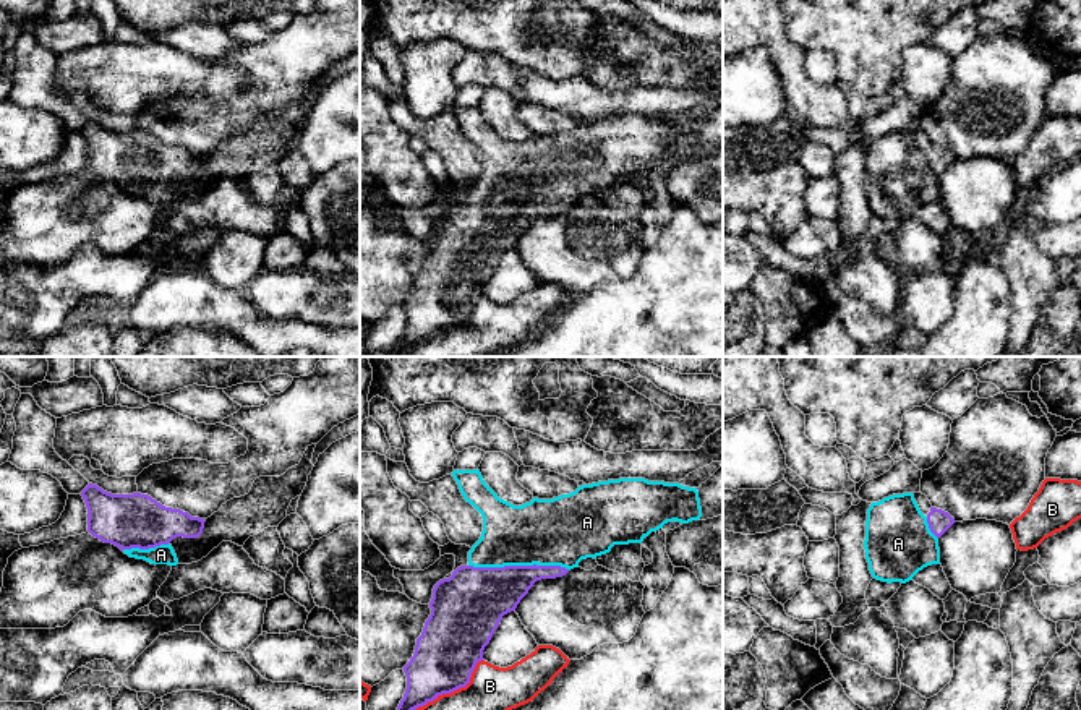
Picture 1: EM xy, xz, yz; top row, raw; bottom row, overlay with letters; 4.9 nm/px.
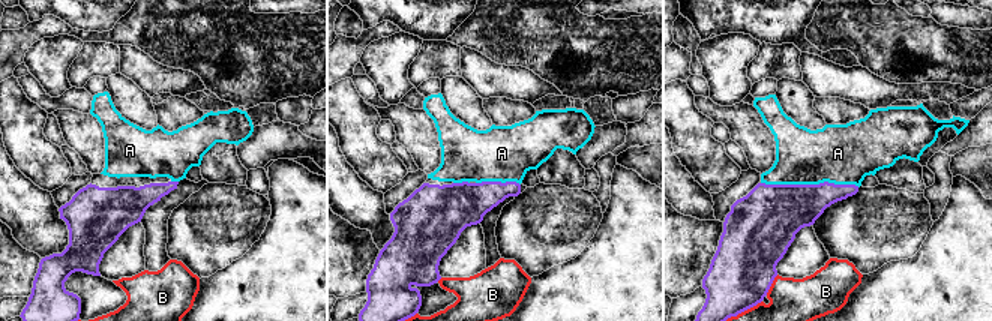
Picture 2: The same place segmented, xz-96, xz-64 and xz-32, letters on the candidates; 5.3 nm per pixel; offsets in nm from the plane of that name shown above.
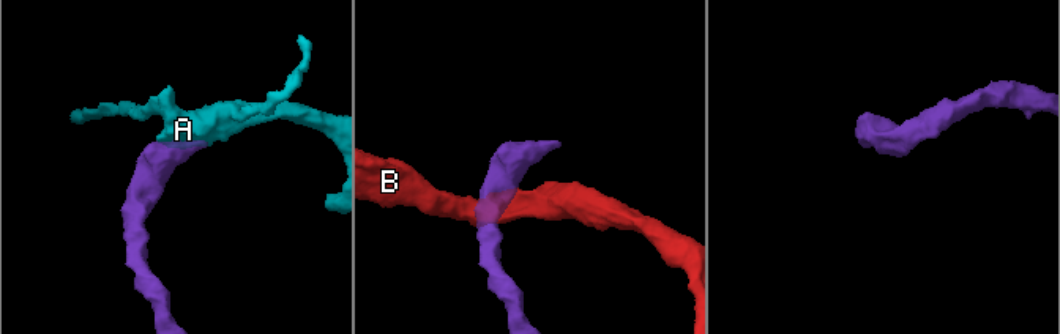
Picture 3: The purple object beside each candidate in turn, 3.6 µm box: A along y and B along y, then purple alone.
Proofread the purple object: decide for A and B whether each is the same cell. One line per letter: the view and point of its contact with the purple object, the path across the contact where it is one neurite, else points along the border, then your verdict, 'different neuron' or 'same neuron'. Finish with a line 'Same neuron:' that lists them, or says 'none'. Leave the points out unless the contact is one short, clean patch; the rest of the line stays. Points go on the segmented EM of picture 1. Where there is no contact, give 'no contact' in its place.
A: contact xz (519, 566); way xz (480, 597), (511, 566), (519, 566), (546, 532); same neuron
B: contact xz (452, 691); different neuron
Same neuron: A

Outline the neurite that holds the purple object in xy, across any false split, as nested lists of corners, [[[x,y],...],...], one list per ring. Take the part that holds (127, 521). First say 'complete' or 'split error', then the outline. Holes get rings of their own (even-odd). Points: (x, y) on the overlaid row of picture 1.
split error; [[[89,483],[81,496],[92,537],[151,564],[177,566],[170,541],[177,537],[198,538],[206,522],[141,493],[112,494]]]

